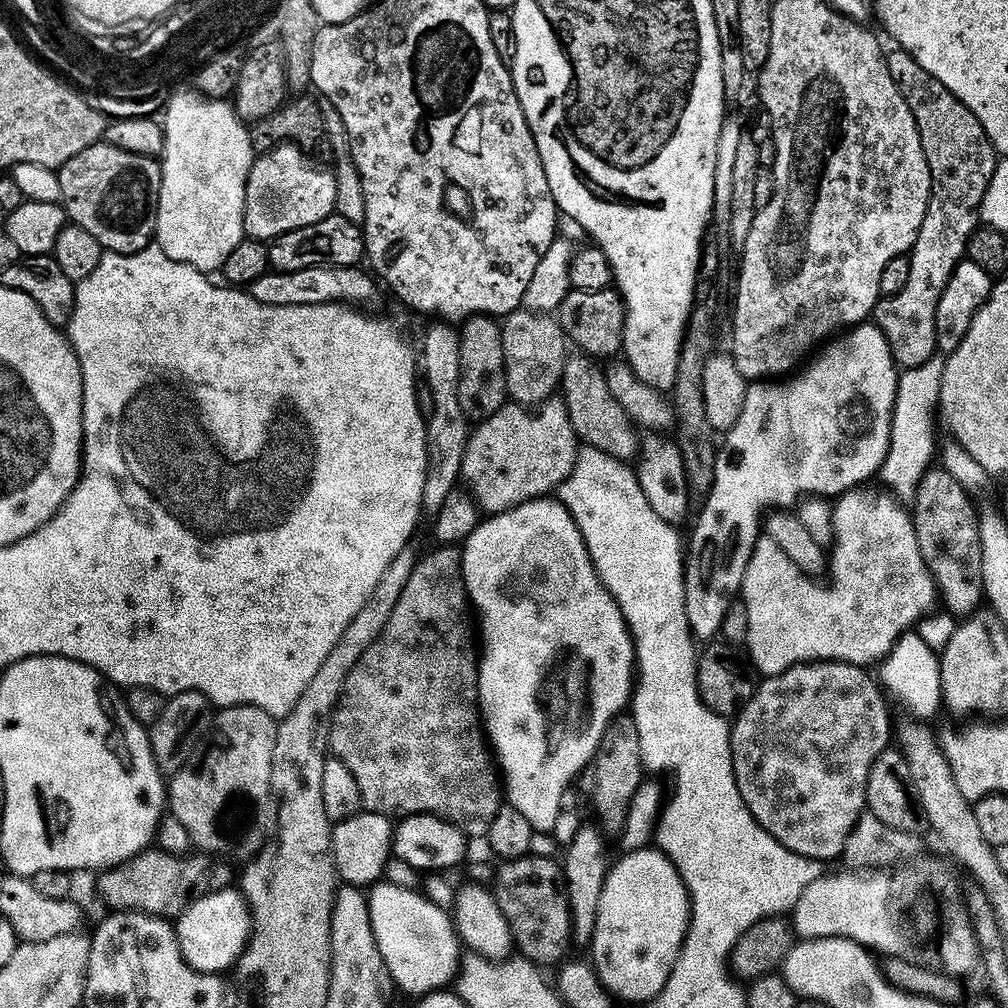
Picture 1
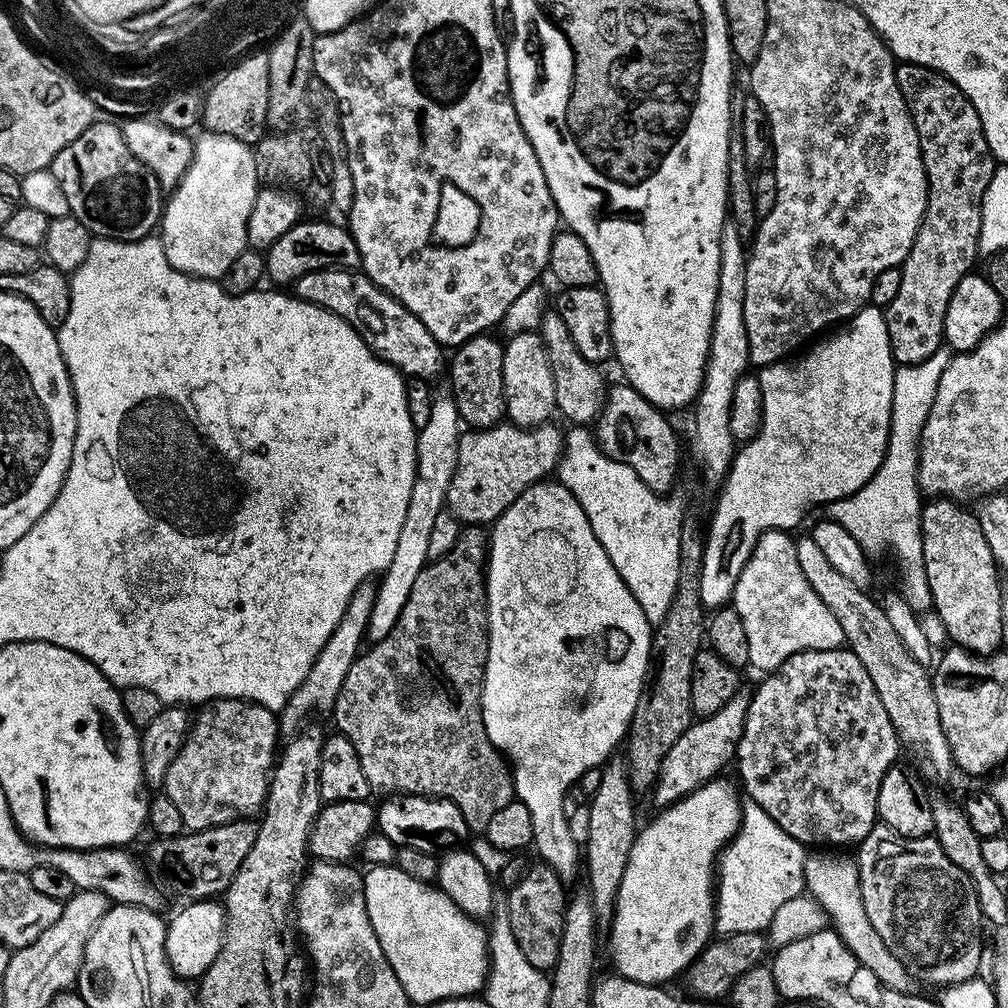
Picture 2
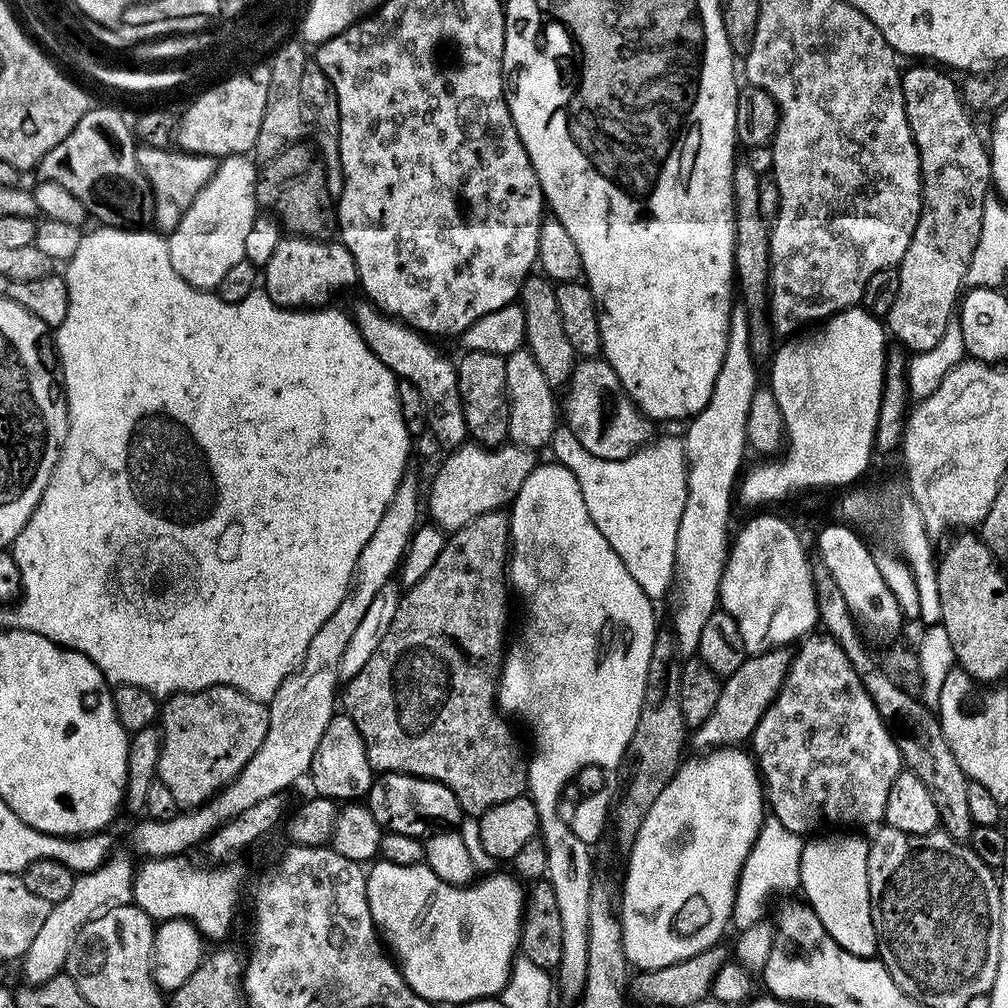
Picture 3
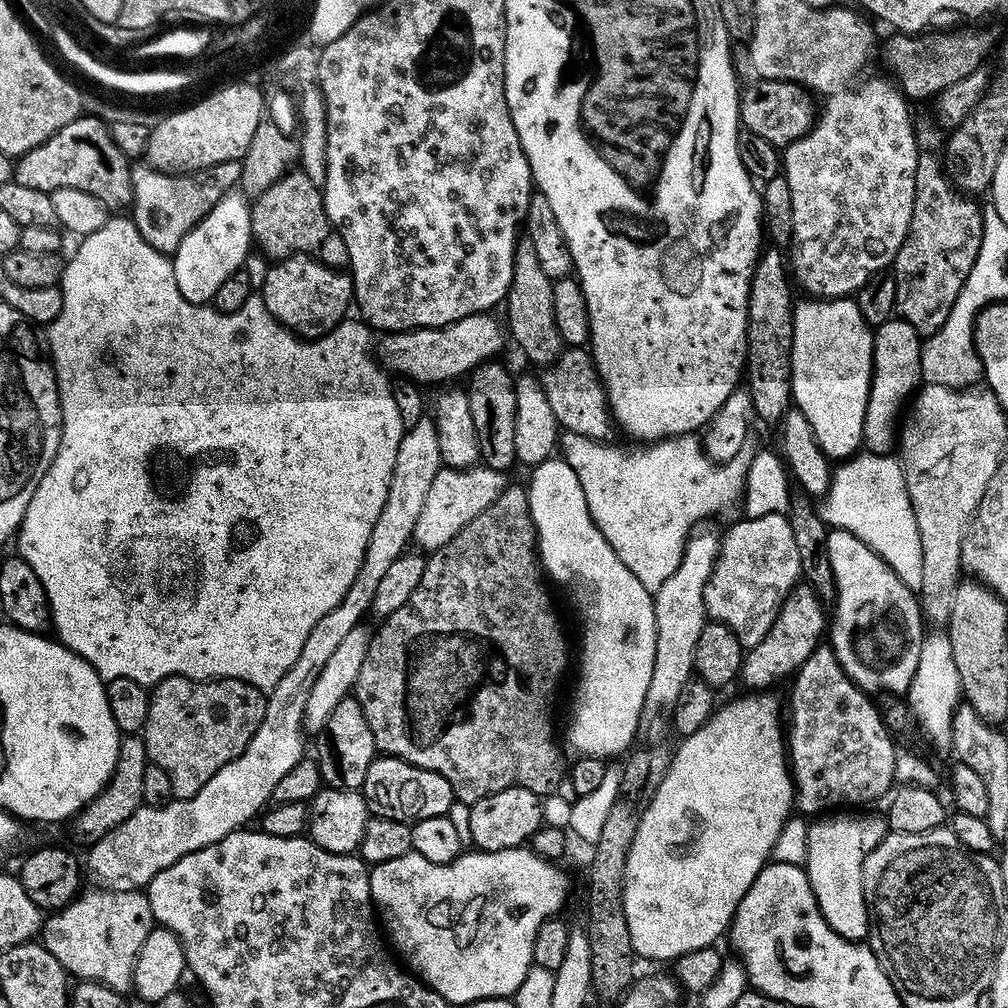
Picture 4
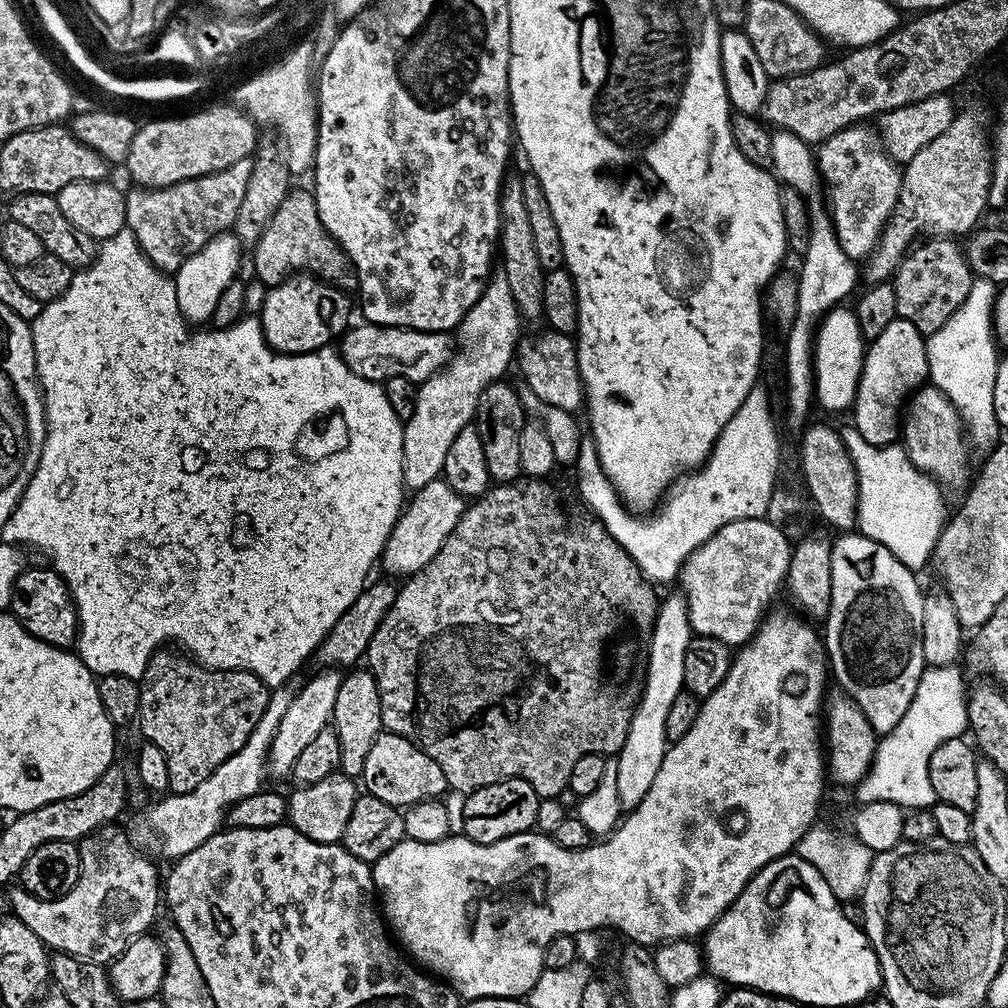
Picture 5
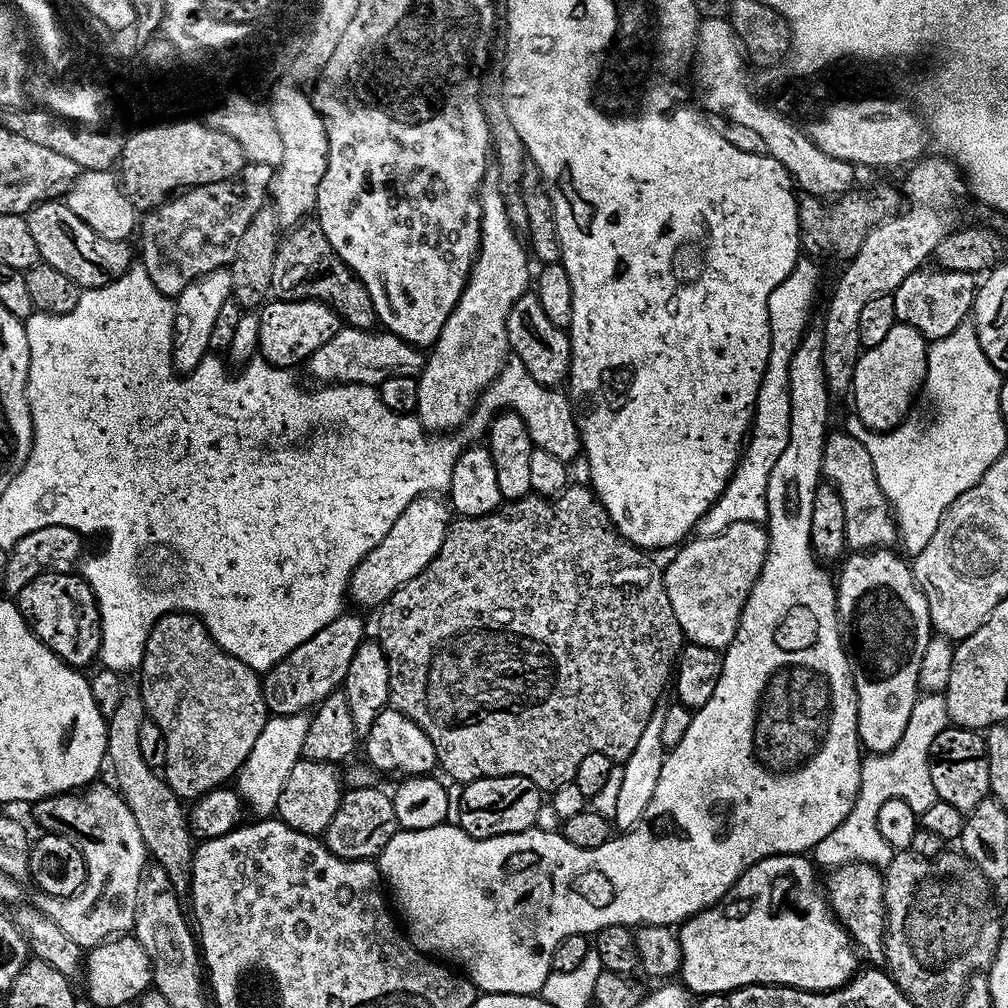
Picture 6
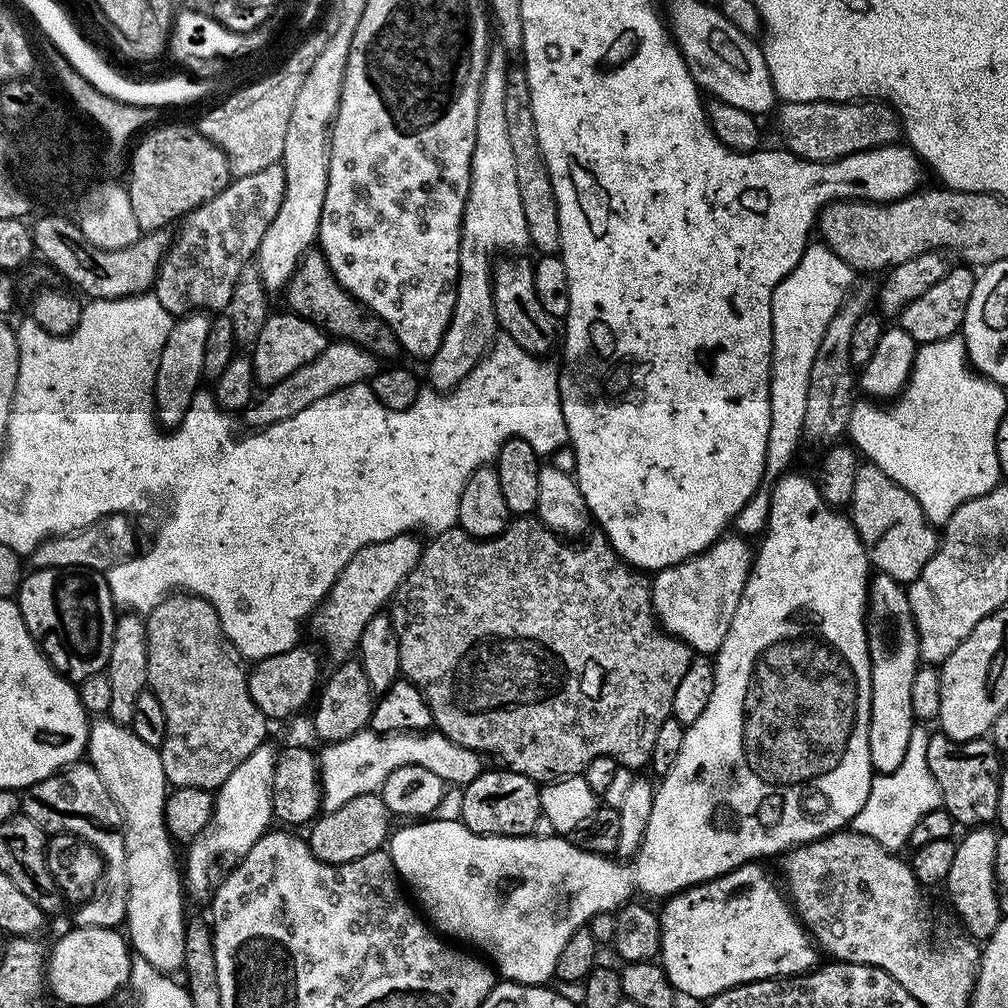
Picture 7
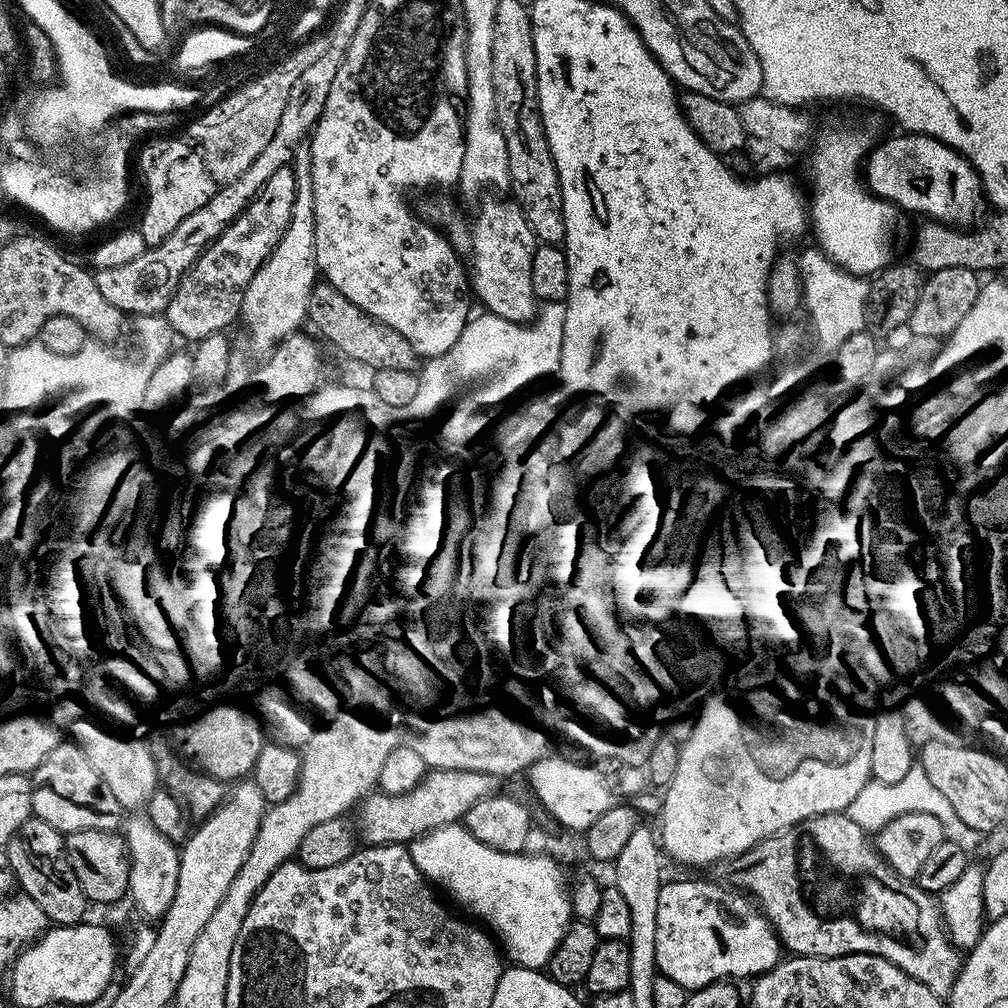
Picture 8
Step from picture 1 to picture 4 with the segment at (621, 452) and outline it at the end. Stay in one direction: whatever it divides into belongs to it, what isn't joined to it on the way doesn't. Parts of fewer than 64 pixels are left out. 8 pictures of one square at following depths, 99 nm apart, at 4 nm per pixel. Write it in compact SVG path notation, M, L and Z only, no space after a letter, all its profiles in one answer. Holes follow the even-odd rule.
M526 238L517 239L516 249L514 250L514 278L510 278L510 290L506 301L508 308L508 324L506 320L506 332L514 343L520 347L520 352L532 364L547 366L552 364L560 357L566 345L562 334L558 334L558 326L554 323L554 290L552 280L546 278L542 270L542 265L538 262L538 253L534 250L534 245Z

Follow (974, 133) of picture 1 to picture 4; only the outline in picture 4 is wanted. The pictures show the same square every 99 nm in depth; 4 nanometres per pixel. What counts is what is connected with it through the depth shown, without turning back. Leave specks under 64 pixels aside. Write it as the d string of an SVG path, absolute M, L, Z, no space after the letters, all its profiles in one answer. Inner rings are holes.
M916 128L916 147L920 149L918 158L918 170L914 174L914 210L910 218L910 226L902 246L898 250L896 259L892 261L890 268L896 278L896 311L895 315L905 320L917 331L921 338L927 338L943 329L943 323L950 315L954 307L955 299L962 290L970 270L974 270L974 258L978 258L978 250L982 246L982 234L984 233L984 213L981 205L976 205L971 195L965 194L952 183L951 176L946 171L946 164L939 155L942 148L941 129Z

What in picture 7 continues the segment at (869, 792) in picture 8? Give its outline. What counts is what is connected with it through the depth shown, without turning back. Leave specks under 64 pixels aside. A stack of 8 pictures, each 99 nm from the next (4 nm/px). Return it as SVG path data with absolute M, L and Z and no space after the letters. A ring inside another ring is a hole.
M913 727L910 746L906 746L906 758L902 758L902 766L898 766L898 770L877 775L873 779L872 789L866 798L866 806L862 806L862 810L858 810L856 817L850 821L855 831L874 838L889 850L900 850L904 843L907 845L912 831L920 823L921 818L941 807L938 782L934 782L930 766L926 762L926 746L930 732L924 728L927 727Z

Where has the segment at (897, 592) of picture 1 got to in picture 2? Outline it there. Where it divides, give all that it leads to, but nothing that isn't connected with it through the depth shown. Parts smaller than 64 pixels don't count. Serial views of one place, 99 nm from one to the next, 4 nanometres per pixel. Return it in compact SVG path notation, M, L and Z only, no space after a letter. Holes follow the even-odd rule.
M787 531L760 535L746 566L742 566L742 574L738 574L730 604L738 610L742 626L746 626L746 642L750 642L748 664L761 668L761 673L771 672L799 652L830 650L844 644L838 618L830 614L826 602L814 594L810 582L802 575L795 539Z

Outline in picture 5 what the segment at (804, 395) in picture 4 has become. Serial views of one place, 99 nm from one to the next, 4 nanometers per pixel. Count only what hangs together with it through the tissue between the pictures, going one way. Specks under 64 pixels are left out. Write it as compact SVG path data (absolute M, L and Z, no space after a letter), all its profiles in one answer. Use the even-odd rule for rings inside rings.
M837 306L831 312L824 315L816 329L816 347L812 350L812 365L816 371L816 398L815 403L820 404L828 412L840 412L843 408L851 409L855 402L855 394L858 390L859 378L863 370L866 341L862 330L858 326L858 318L855 311L848 306Z

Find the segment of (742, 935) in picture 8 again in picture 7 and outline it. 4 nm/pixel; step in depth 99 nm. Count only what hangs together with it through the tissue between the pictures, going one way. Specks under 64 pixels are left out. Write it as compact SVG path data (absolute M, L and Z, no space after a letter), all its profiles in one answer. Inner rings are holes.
M749 862L742 865L741 868L735 868L732 872L727 872L724 876L719 876L713 880L707 880L705 884L696 884L693 888L685 888L676 895L667 897L663 901L664 912L659 913L660 917L660 955L659 963L662 965L664 972L670 978L672 987L677 993L693 996L701 1002L717 996L719 992L724 992L728 988L737 988L739 984L752 984L755 980L774 980L785 976L799 976L802 972L811 972L817 967L818 949L811 936L808 935L803 924L800 923L800 917L796 915L787 895L782 891L779 883L772 884L768 877L768 872L763 868L763 863Z

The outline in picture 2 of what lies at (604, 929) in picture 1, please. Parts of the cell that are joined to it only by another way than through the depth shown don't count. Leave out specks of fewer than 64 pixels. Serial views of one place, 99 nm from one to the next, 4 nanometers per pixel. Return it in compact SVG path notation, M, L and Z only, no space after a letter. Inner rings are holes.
M713 778L708 783L701 784L699 788L693 790L688 796L675 801L672 805L659 809L656 817L648 825L641 827L636 833L636 841L630 850L630 858L626 862L626 872L622 874L622 884L616 895L616 911L612 913L610 927L612 927L612 937L608 944L612 947L612 964L617 973L634 982L643 984L667 985L671 976L676 976L685 971L688 965L700 955L705 944L714 936L714 869L718 864L718 857L724 851L724 845L731 841L740 828L740 814L742 811L742 800L736 792L727 784L723 778Z

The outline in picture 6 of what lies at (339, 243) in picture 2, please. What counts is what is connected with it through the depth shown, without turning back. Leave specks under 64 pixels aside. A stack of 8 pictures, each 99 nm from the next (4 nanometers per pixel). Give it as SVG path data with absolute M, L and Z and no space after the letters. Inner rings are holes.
M269 299L267 303L259 309L260 321L256 324L256 340L260 343L259 355L267 364L272 364L275 368L295 369L296 364L303 365L322 342L330 342L334 334L342 327L342 321L331 304L324 304L321 300L278 300Z

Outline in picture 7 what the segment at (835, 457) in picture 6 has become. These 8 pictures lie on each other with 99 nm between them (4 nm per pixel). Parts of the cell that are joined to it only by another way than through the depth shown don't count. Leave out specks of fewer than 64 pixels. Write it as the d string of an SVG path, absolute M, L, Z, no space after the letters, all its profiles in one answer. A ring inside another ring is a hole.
M864 462L857 467L850 519L868 552L871 567L900 583L914 581L925 562L936 553L939 533L933 523L925 519L922 506L912 493L908 493L872 463Z

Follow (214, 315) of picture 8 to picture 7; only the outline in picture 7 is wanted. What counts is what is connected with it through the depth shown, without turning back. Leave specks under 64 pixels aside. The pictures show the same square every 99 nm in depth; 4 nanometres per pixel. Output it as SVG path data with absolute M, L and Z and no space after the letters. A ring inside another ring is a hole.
M283 163L266 166L258 174L237 176L210 202L195 208L179 221L160 269L156 272L154 294L173 317L193 310L224 310L234 294L238 274L249 267L250 258L260 249L262 238L282 206L286 194Z

